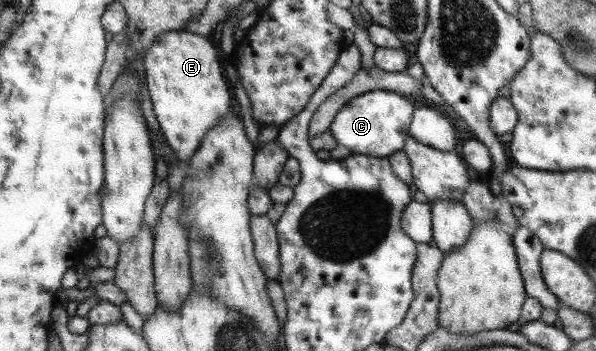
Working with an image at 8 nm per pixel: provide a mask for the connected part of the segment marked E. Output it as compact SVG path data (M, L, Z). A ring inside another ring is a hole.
M184 30L164 32L146 51L143 69L150 103L163 139L171 146L176 159L187 163L199 149L203 137L210 129L215 128L223 117L227 116L228 109L230 109L230 93L228 93L228 85L220 69L218 53L212 47L210 39L206 41L200 34L188 33Z

